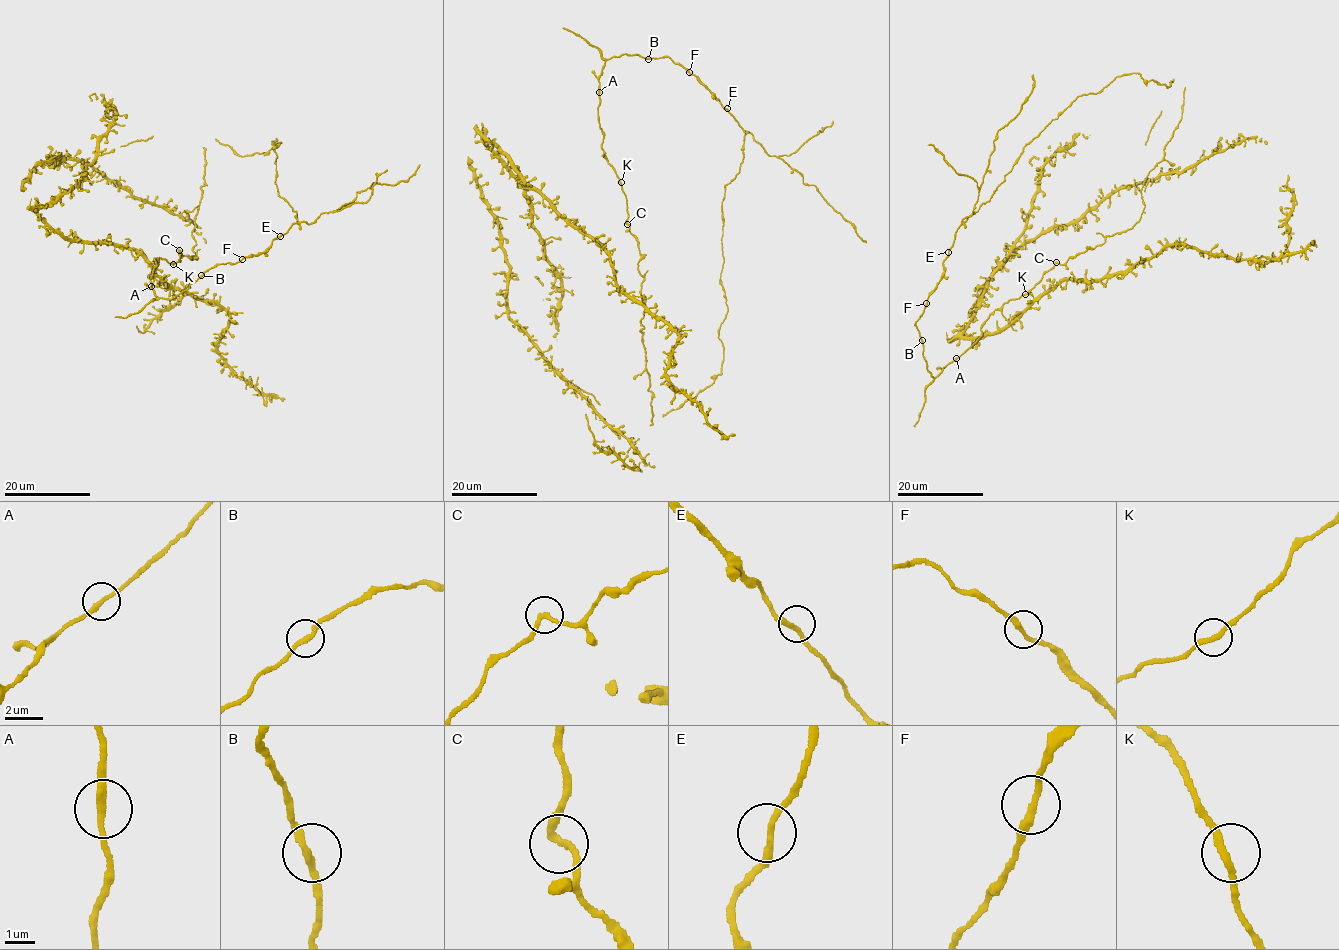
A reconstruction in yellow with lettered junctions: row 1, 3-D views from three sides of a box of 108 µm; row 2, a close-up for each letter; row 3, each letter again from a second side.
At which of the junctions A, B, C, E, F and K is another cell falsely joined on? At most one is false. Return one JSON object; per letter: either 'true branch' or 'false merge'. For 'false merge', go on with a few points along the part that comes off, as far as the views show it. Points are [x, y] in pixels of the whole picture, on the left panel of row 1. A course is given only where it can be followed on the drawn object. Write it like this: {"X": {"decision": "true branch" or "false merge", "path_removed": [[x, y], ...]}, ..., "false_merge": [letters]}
{"A": {"decision": "true branch"}, "B": {"decision": "true branch"}, "C": {"decision": "false merge"}, "E": {"decision": "true branch"}, "F": {"decision": "true branch"}, "K": {"decision": "true branch"}, "false_merge": ["C"]}

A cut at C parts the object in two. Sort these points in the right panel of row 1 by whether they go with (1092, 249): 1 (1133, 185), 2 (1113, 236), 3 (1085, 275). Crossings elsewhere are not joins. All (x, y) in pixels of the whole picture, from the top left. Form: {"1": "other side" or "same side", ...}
{"1": "other side", "2": "same side", "3": "other side"}

